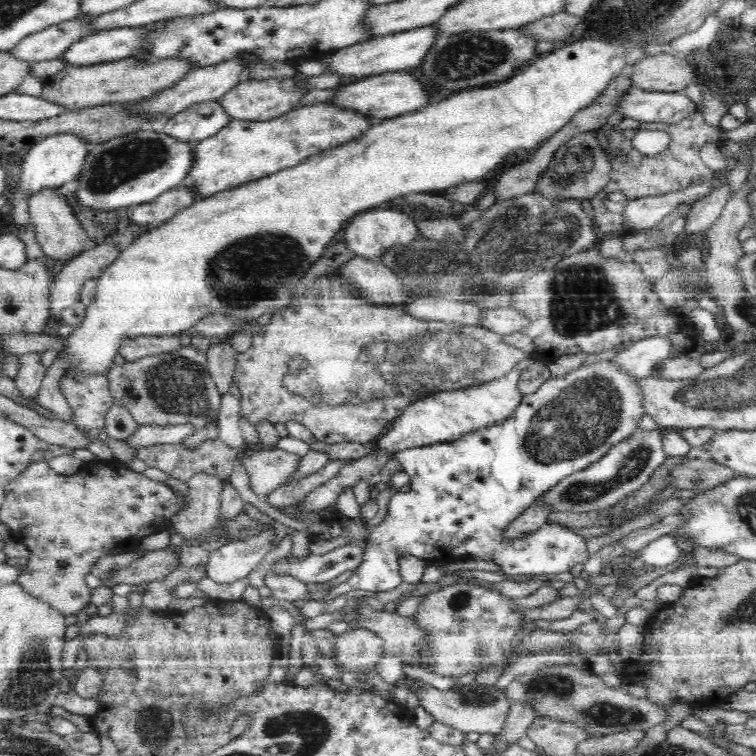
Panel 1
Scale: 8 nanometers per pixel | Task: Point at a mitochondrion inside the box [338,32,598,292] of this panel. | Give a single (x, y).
(472, 56)

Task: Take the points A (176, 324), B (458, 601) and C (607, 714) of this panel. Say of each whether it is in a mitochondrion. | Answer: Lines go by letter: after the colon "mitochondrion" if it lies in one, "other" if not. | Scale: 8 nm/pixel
A: other
B: mitochondrion
C: mitochondrion

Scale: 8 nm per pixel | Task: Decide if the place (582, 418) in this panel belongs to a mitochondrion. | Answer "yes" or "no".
yes

